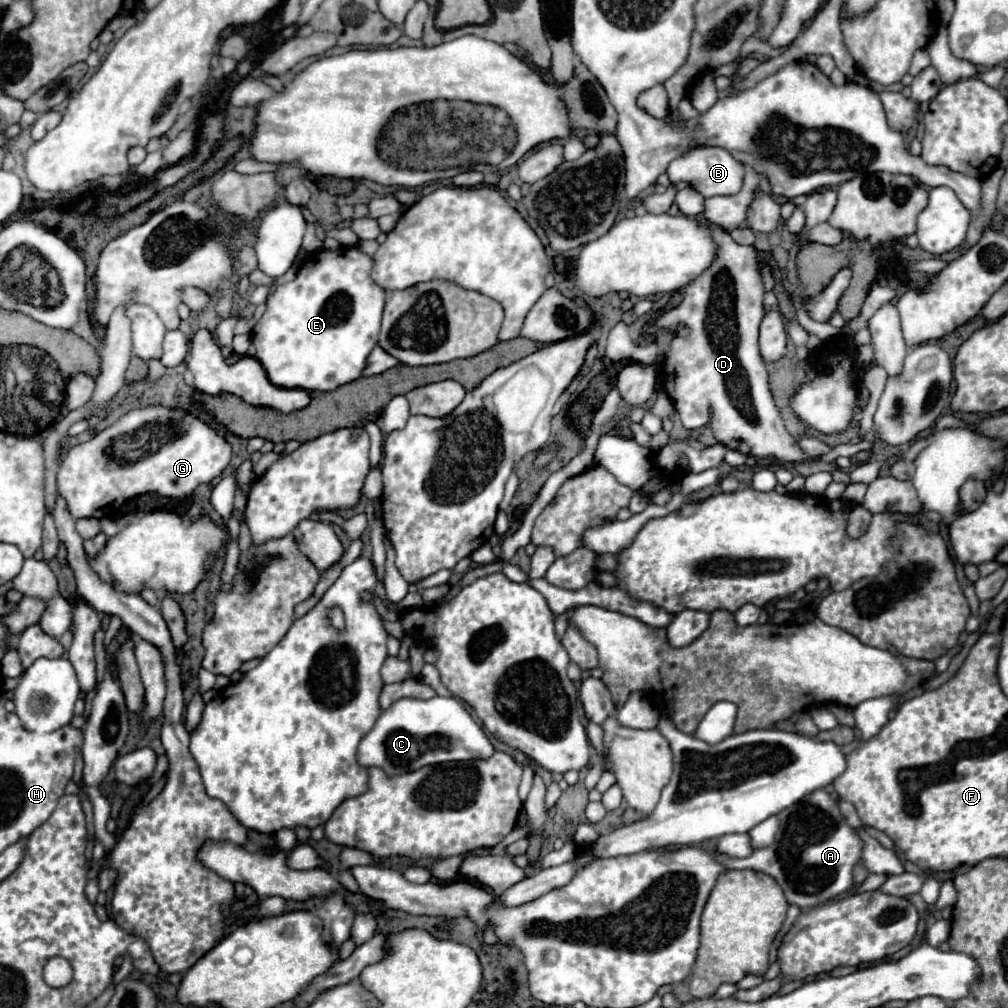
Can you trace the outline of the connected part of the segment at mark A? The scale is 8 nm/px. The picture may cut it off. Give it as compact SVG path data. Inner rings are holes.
M817 789L793 807L781 811L779 821L781 827L769 847L755 849L753 855L745 859L719 855L721 863L725 863L727 869L753 869L771 875L781 885L787 901L799 909L817 907L849 893L855 885L853 871L863 863L863 839L841 815L839 803L825 789Z

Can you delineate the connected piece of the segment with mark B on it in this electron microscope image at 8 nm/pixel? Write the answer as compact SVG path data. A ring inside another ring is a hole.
M695 147L693 151L677 157L669 163L667 175L671 183L687 183L695 191L699 191L703 197L715 197L715 195L737 195L743 187L745 177L745 165L737 161L727 149L723 147Z

